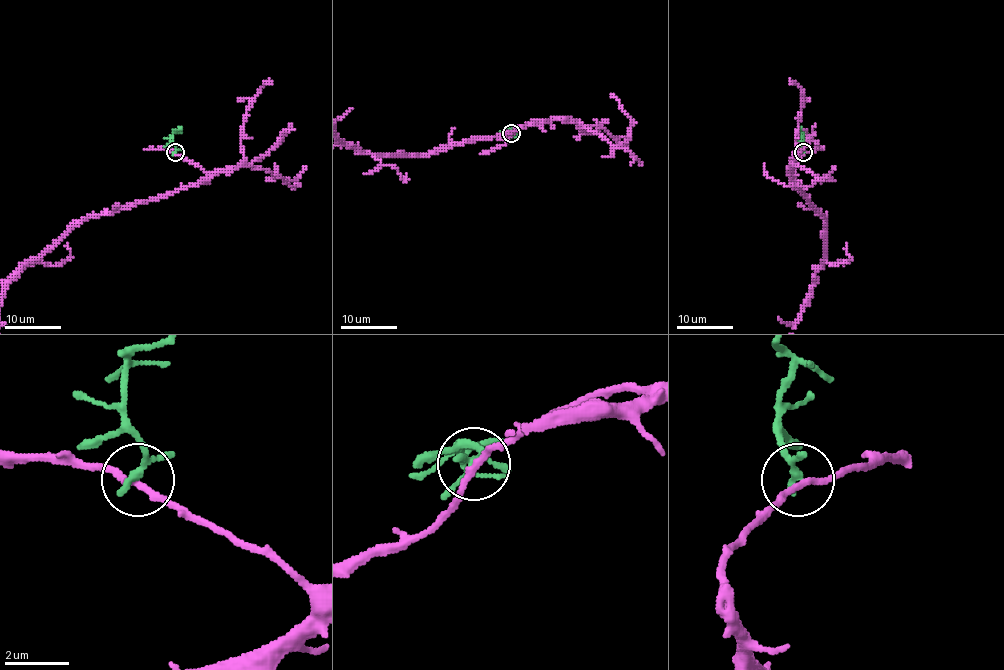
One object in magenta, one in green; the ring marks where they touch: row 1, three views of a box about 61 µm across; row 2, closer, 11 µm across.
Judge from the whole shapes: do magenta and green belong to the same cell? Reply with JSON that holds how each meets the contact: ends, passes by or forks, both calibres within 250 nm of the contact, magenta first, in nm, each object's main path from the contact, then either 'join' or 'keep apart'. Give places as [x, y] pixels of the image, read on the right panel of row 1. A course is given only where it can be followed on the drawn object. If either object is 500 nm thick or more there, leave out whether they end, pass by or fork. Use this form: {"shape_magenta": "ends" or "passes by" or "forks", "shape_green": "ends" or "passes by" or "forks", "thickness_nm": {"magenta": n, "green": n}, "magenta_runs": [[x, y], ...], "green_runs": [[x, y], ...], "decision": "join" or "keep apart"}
{"shape_magenta": "passes by", "shape_green": "passes by", "thickness_nm": {"magenta": 190, "green": 200}, "green_runs": [[803, 153], [800, 127]], "decision": "keep apart"}

